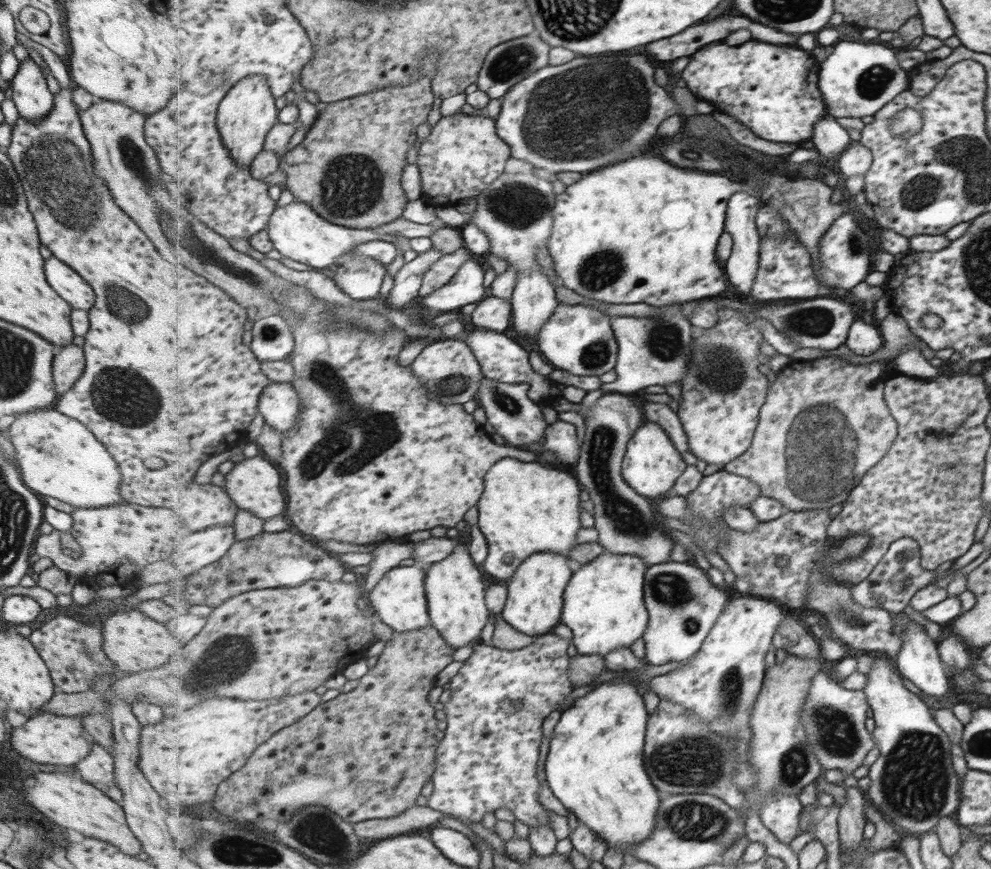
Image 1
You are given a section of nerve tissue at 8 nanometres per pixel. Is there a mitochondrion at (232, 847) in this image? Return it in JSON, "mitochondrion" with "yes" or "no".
{"mitochondrion":"yes"}

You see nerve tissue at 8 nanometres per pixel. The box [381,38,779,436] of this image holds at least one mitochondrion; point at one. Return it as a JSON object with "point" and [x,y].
{"point":[556,125]}

